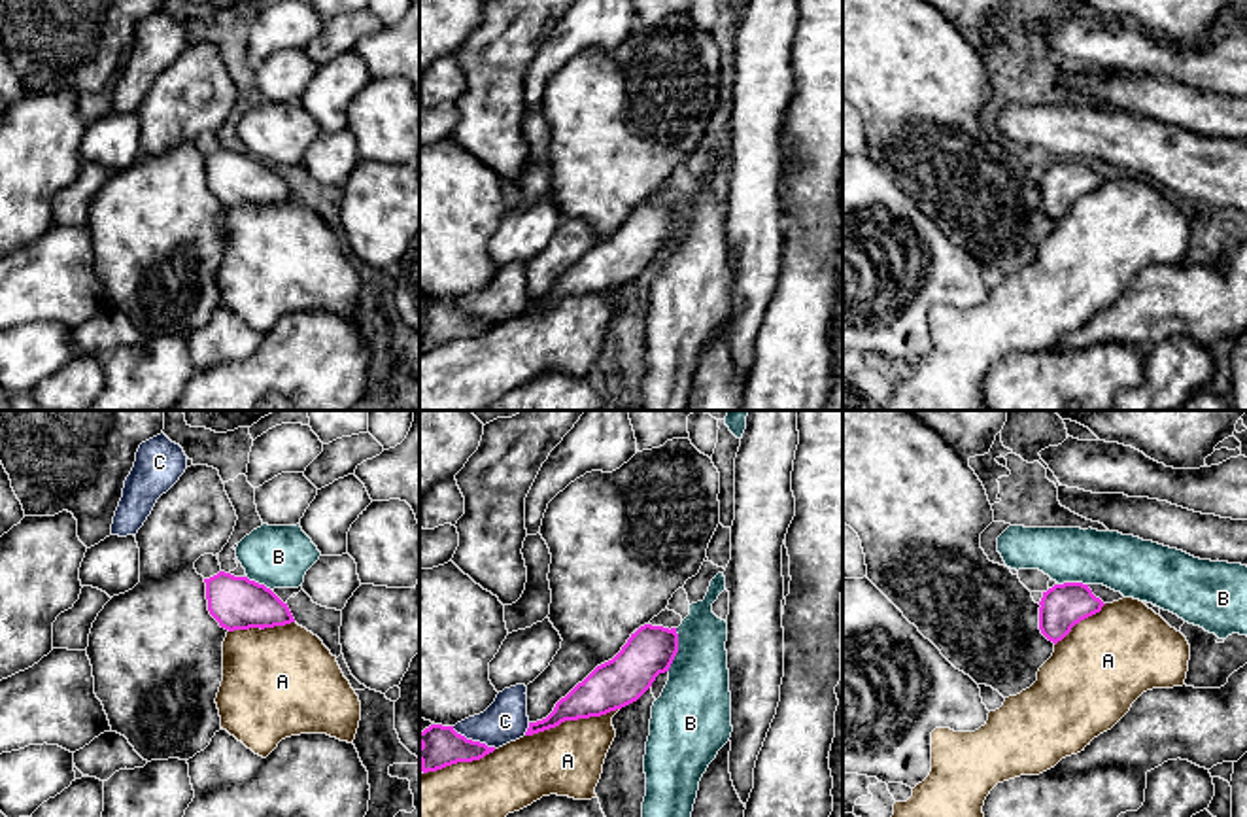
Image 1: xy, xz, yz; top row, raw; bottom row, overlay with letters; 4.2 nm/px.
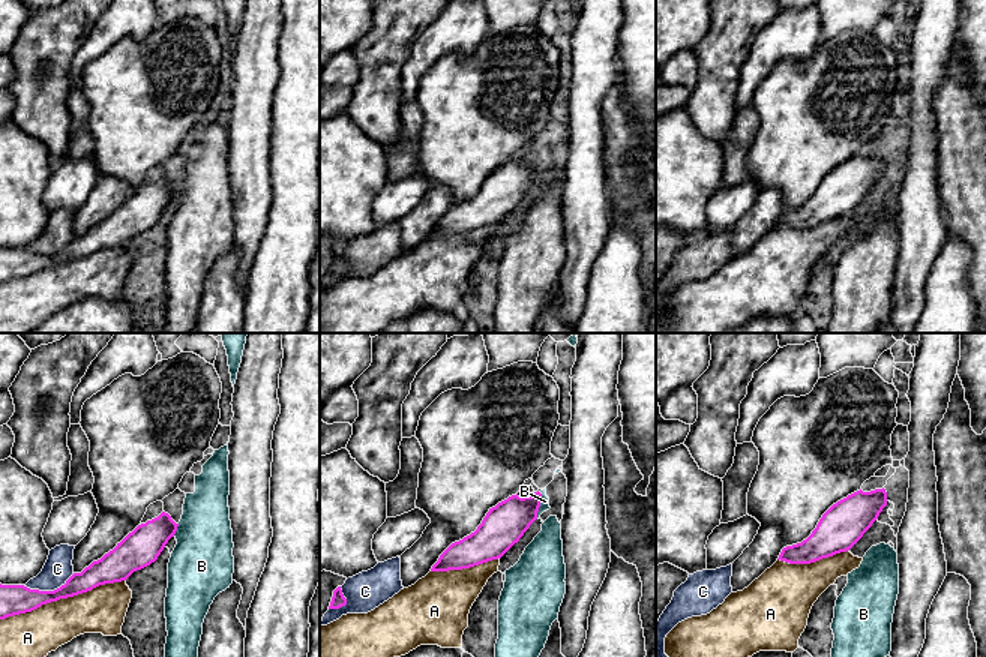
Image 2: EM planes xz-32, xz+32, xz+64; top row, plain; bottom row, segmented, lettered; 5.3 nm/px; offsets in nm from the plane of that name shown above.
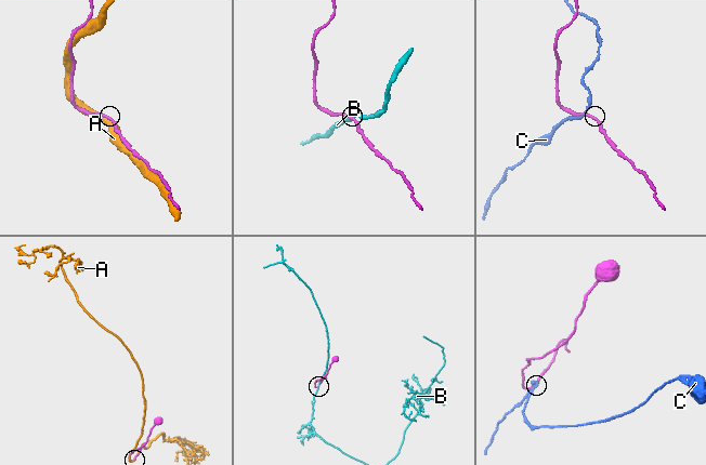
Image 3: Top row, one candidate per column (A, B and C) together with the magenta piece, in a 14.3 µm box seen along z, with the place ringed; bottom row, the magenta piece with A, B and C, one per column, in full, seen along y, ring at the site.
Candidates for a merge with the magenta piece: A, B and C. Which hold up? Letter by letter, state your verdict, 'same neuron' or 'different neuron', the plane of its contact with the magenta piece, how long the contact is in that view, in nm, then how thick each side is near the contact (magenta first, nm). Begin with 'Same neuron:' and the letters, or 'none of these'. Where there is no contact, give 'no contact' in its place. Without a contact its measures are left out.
Same neuron: A
A: same neuron; meets magenta in xz; contact 420 nm long; 200 nm thick on the magenta side, 300 nm on the other
B: different neuron; meets magenta in xz; contact 190 nm long; 200 nm thick on the magenta side, 300 nm on the other
C: different neuron; meets magenta in xz; contact 220 nm long; 180 nm thick on the magenta side, 180 nm on the other

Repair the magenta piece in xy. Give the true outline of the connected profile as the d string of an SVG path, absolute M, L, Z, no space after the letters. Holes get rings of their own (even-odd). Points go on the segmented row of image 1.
M225 571L204 582L208 611L227 630L223 681L215 698L221 728L263 758L282 739L300 734L327 734L353 743L361 702L323 641L299 626L287 603L265 584Z

